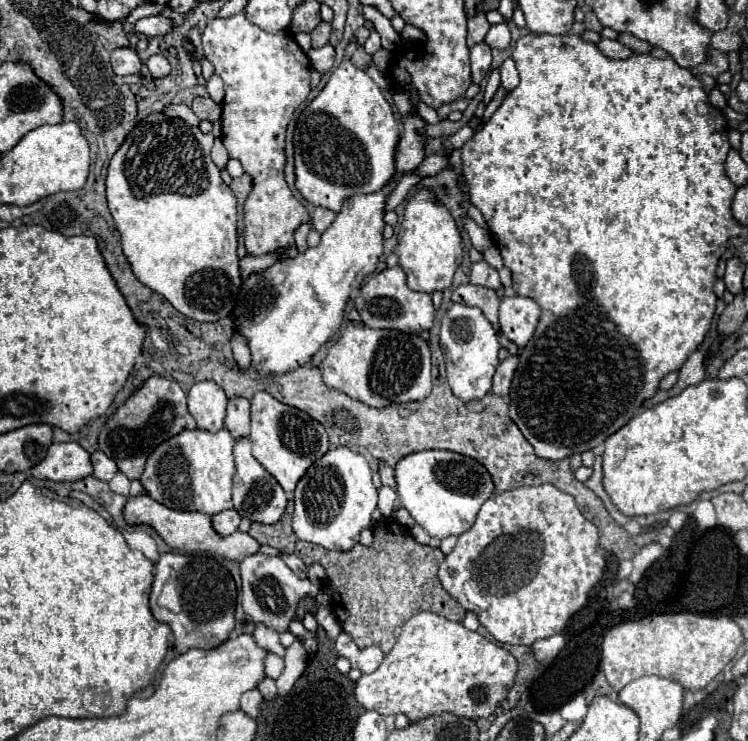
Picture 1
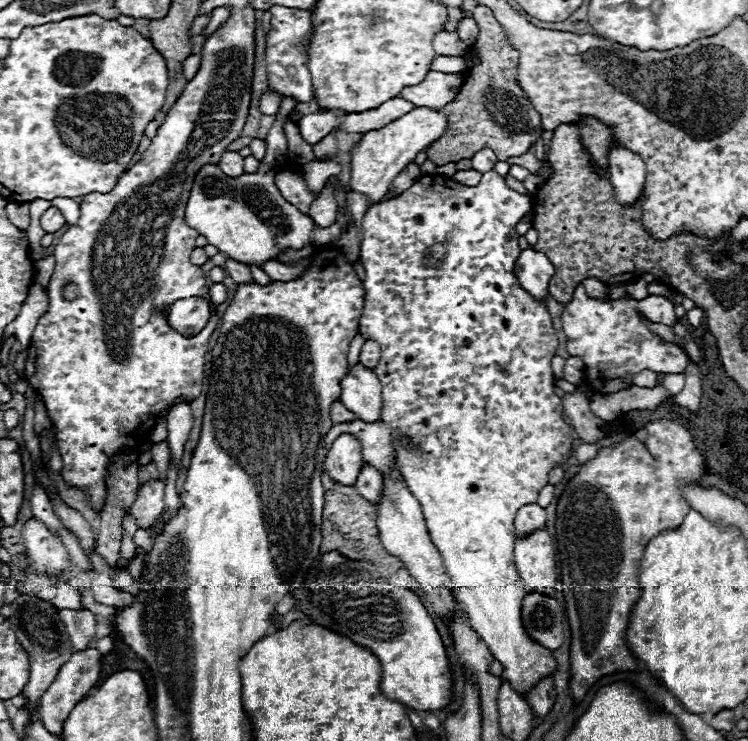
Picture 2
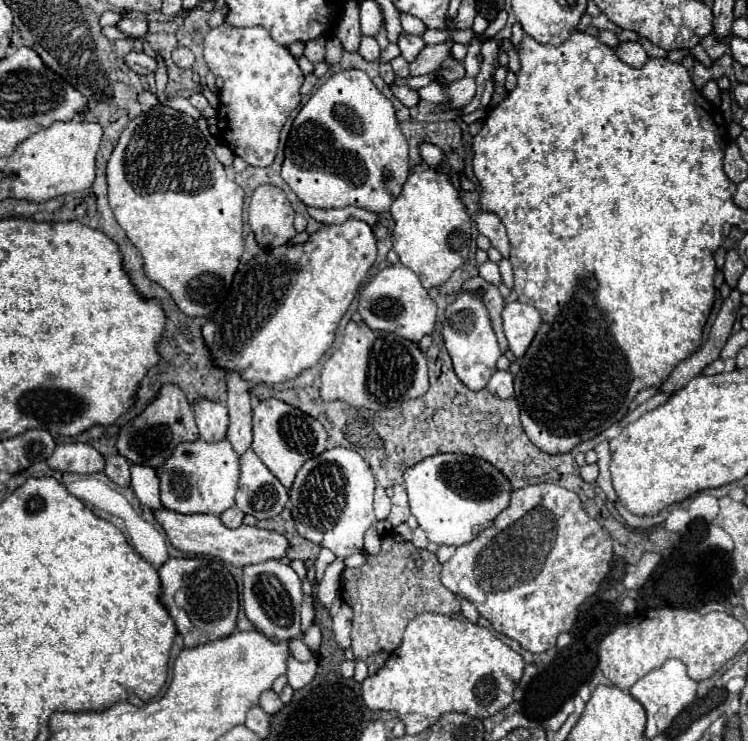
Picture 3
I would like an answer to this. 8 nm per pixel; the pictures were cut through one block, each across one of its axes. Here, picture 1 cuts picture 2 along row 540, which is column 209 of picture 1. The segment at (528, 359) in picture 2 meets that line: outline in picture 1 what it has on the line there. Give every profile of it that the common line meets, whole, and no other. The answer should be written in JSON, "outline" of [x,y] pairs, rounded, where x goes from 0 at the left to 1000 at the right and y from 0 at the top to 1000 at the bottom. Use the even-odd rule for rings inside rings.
{"outline":[[[246,580],[214,599],[198,618],[187,645],[195,664],[230,688],[262,688],[291,694],[310,686],[310,642],[313,642],[313,591],[305,580],[289,586],[275,580]]]}

